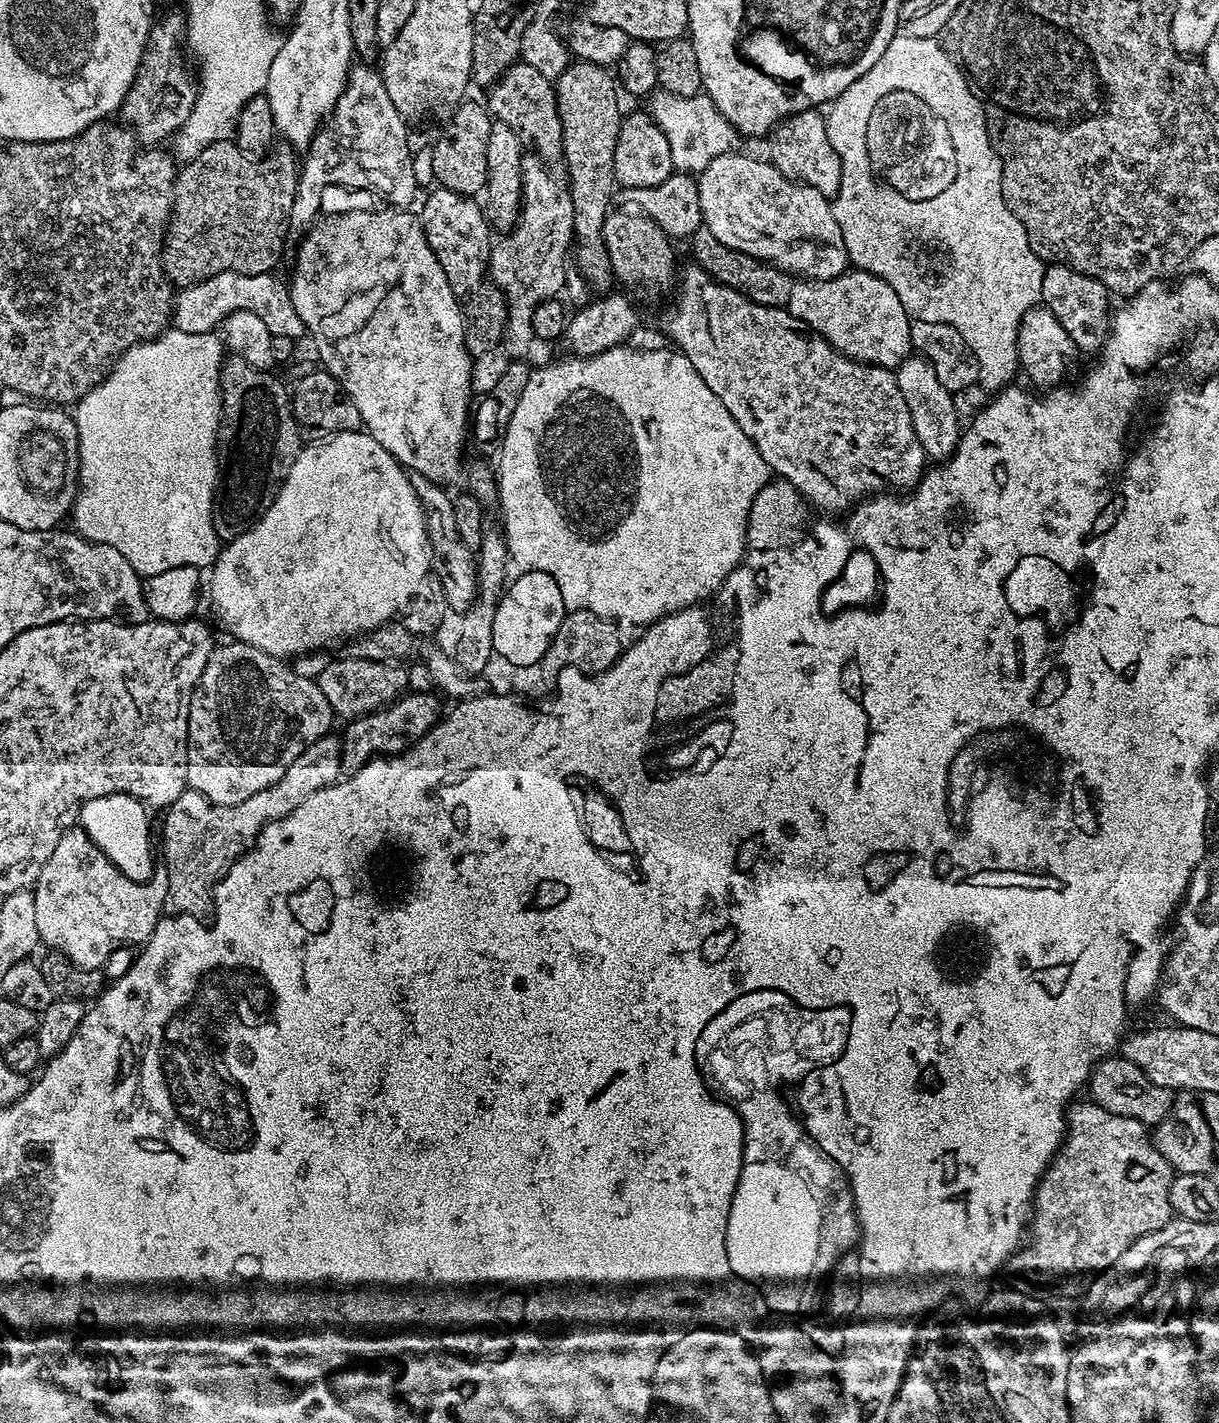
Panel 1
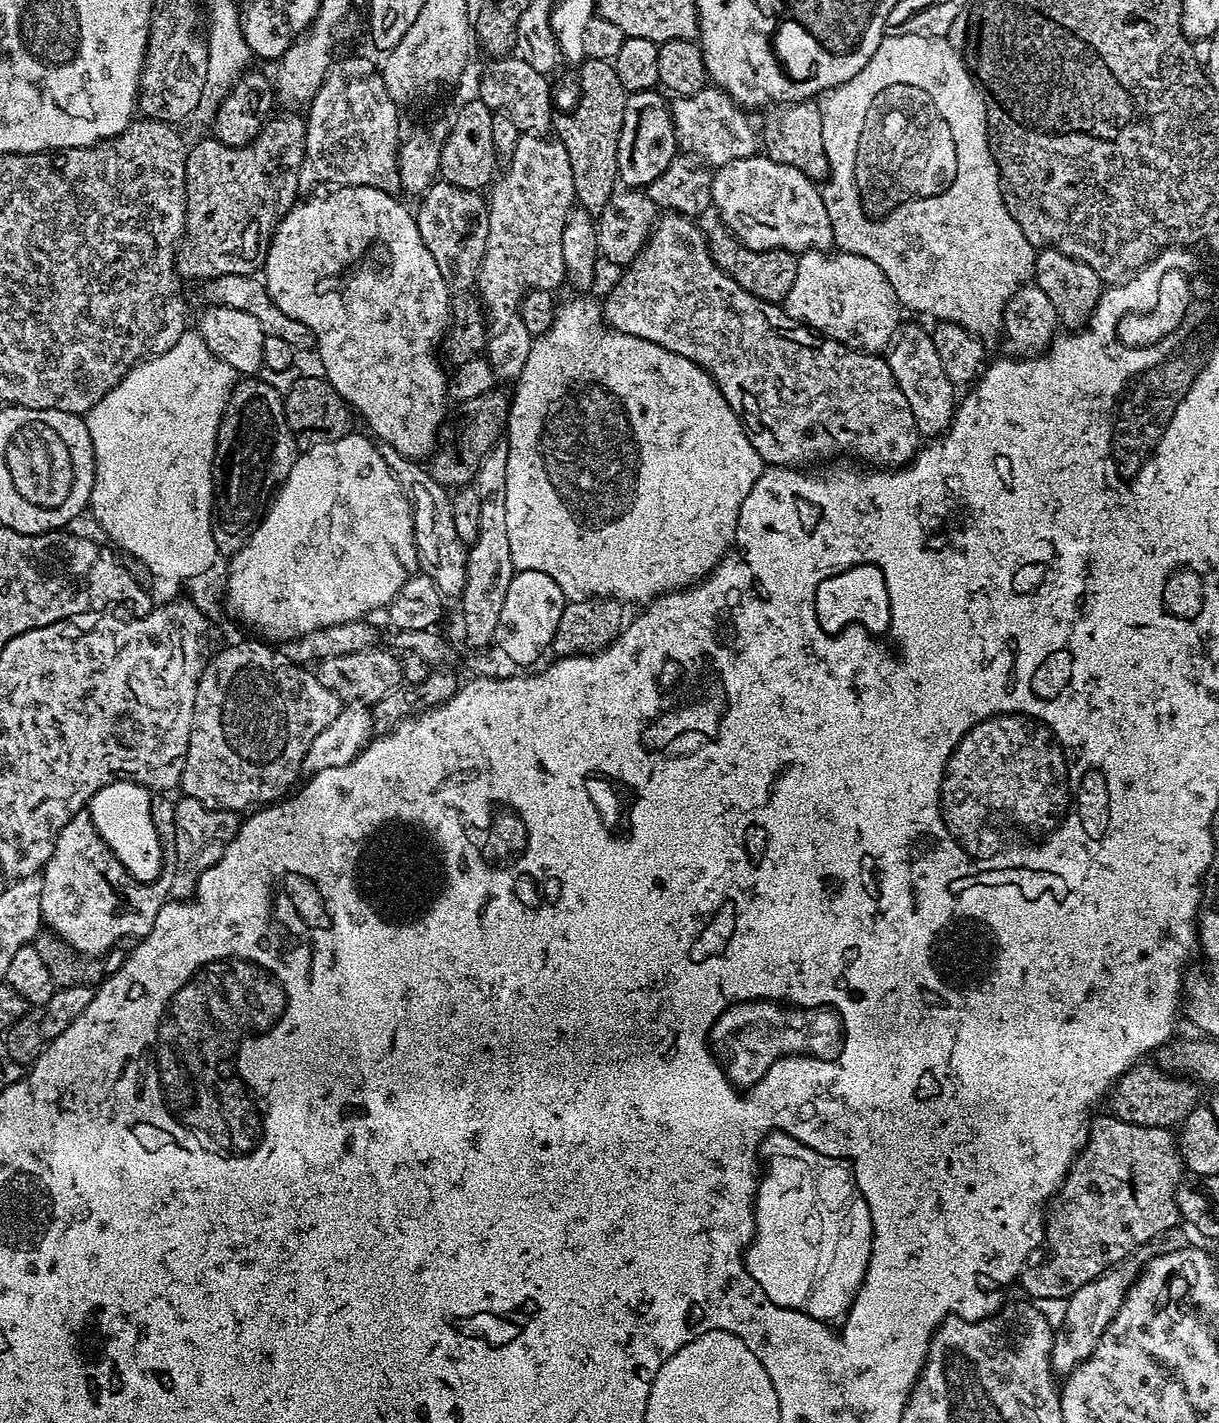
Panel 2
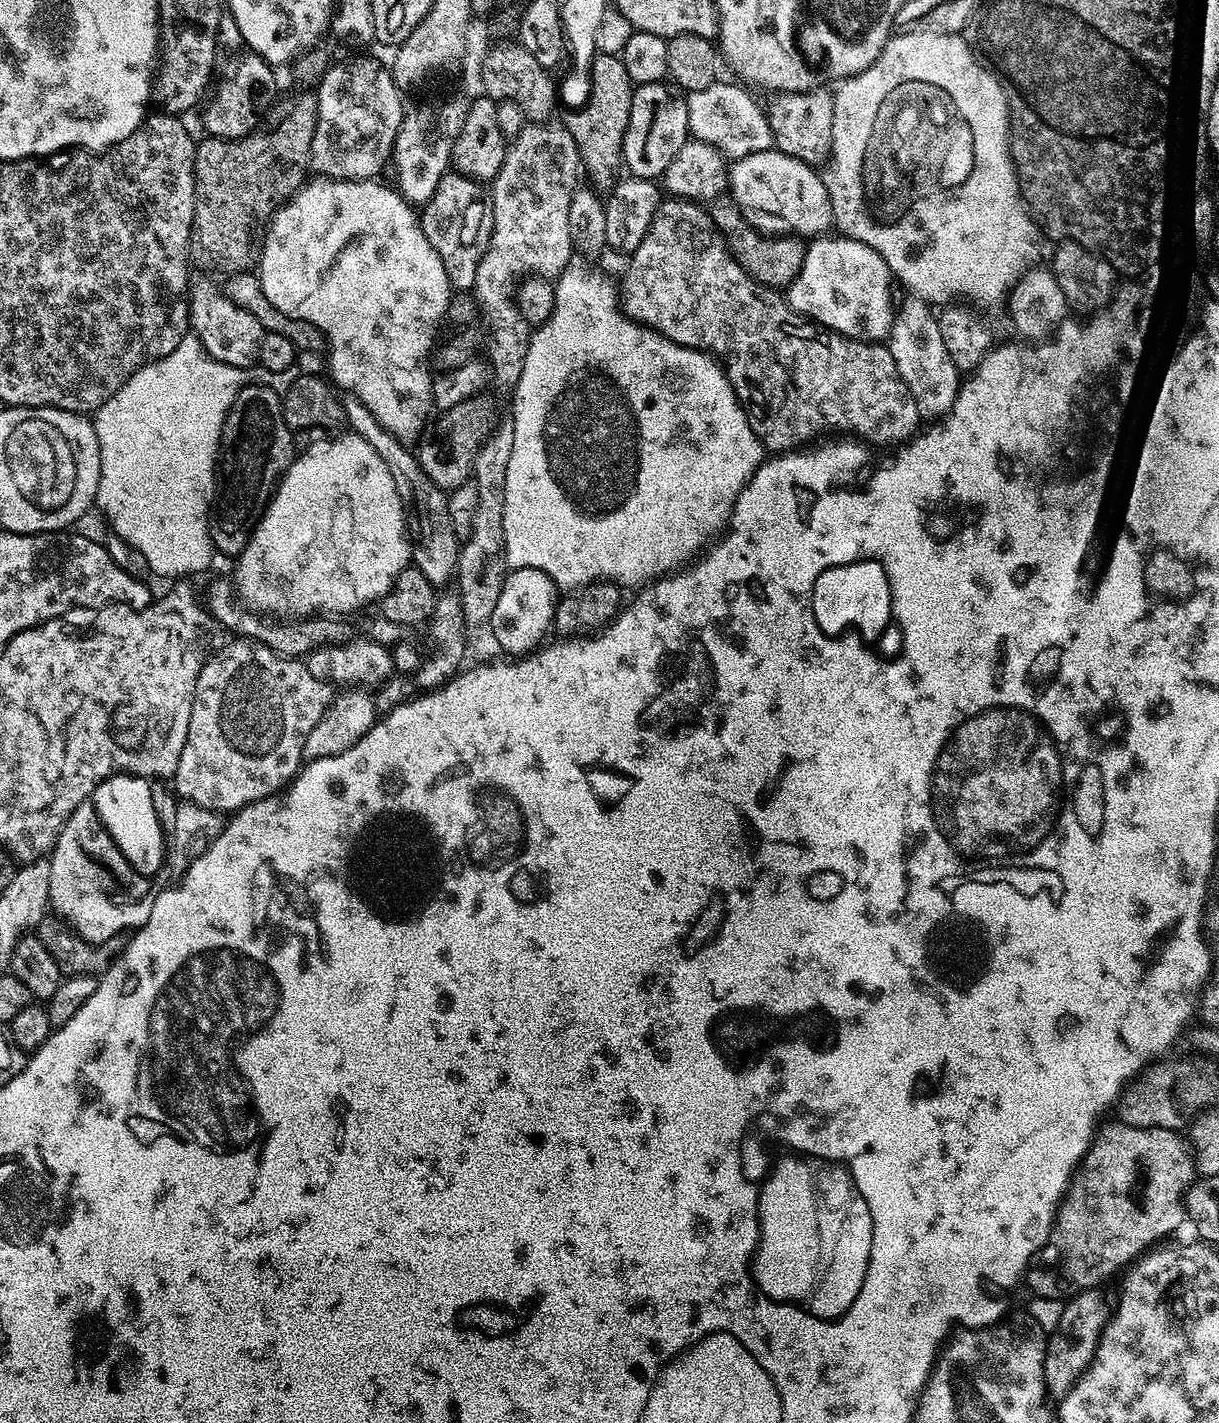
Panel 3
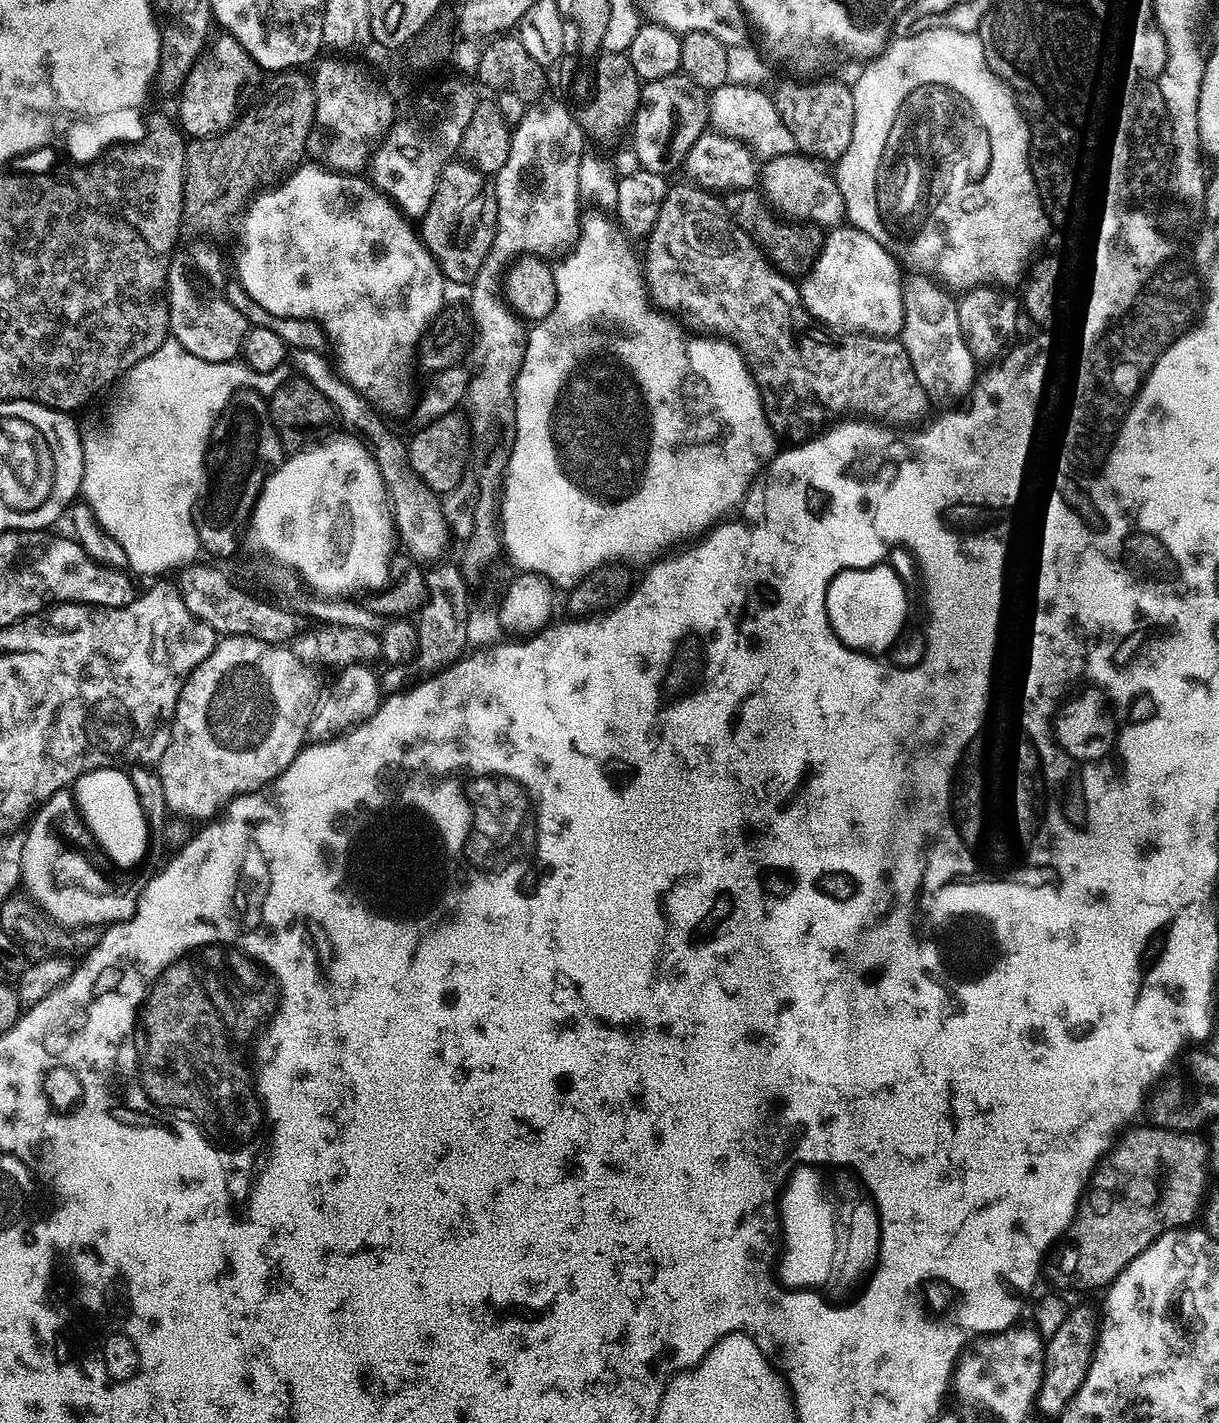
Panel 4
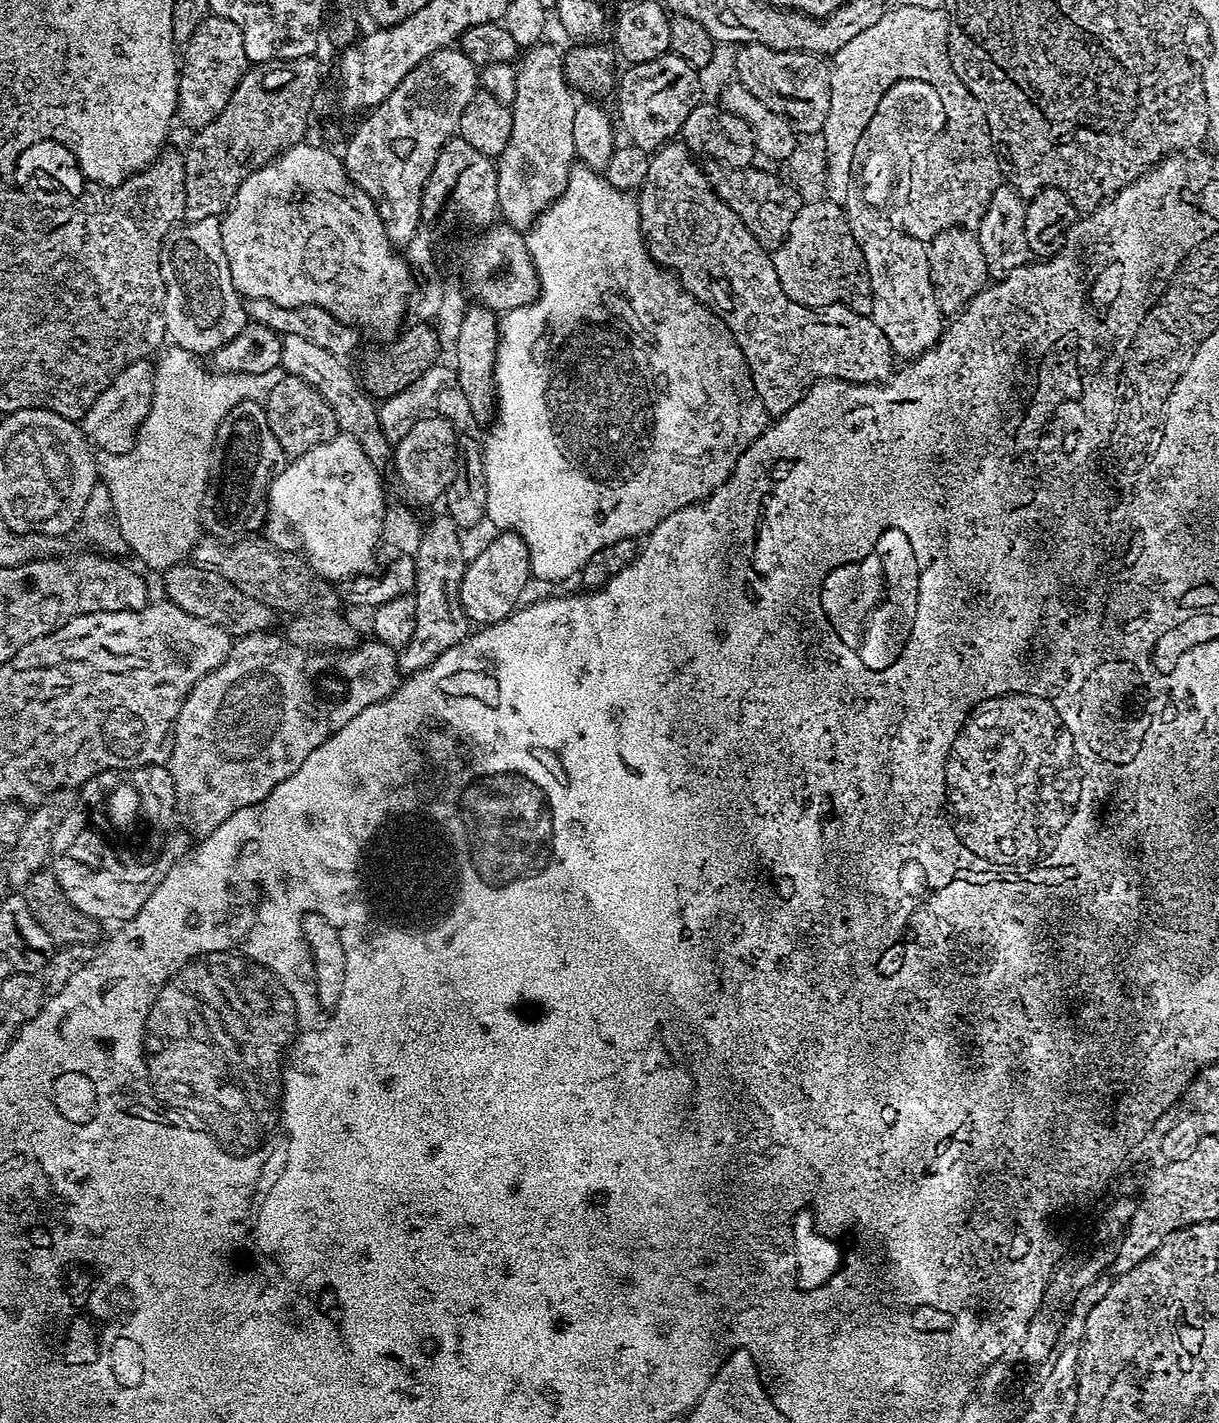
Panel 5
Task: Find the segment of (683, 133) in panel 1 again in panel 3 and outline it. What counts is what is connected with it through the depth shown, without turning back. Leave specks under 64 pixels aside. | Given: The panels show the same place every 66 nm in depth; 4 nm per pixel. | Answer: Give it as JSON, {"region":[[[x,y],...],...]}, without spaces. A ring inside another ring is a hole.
{"region":[[[717,80],[708,88],[687,93],[685,104],[691,137],[710,143],[729,159],[737,160],[750,153],[769,151],[775,143],[765,109],[740,86]]]}

